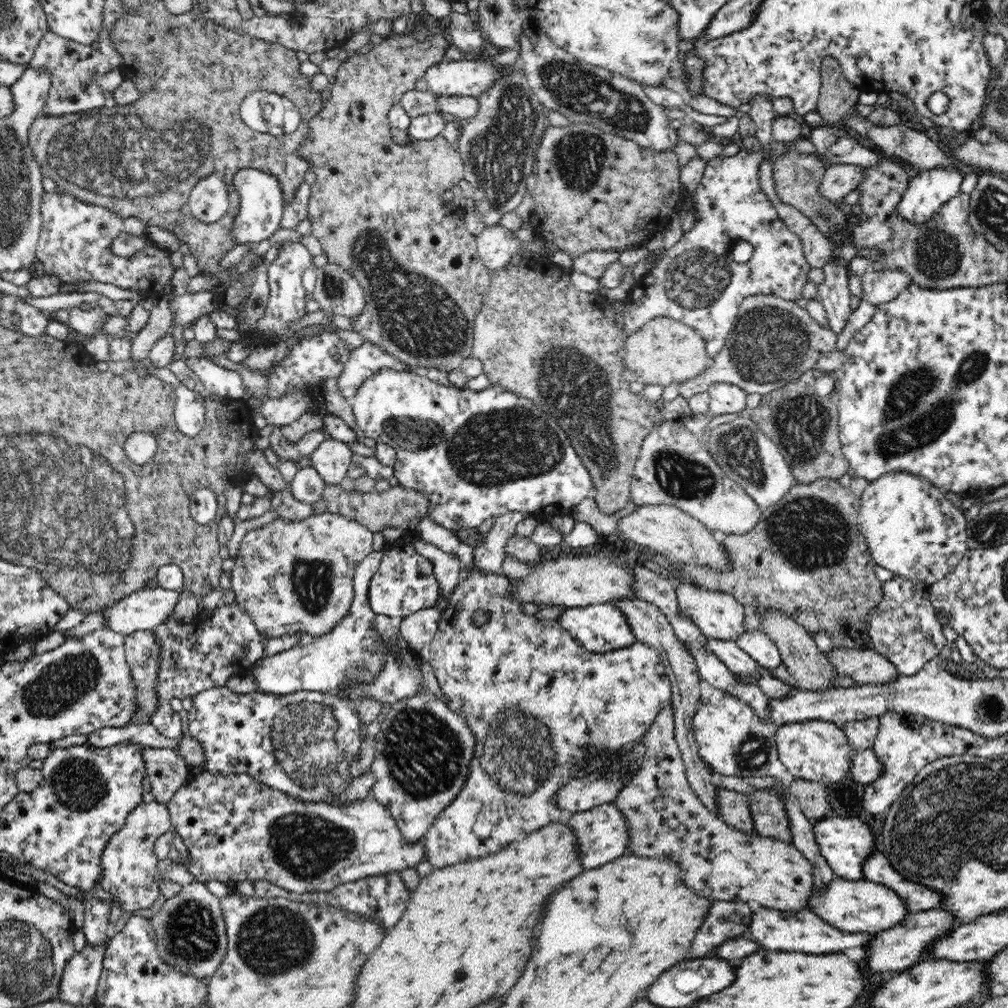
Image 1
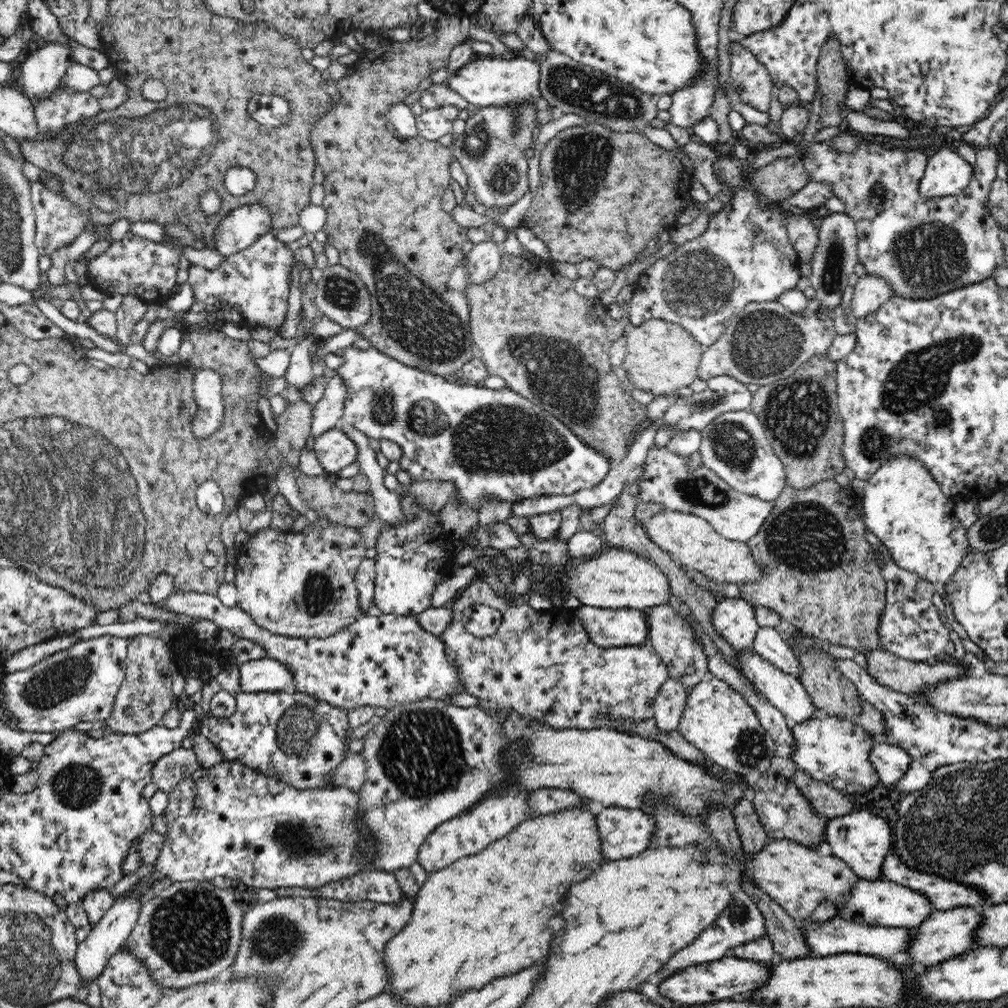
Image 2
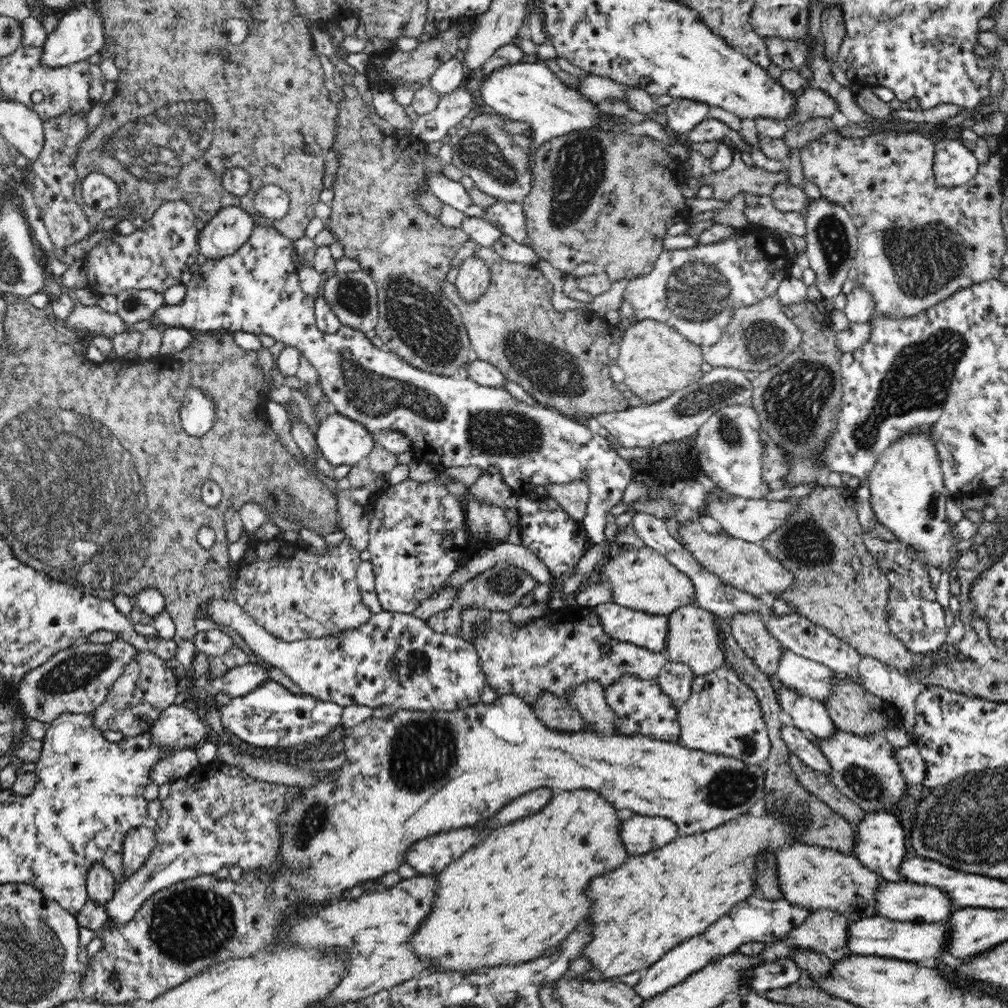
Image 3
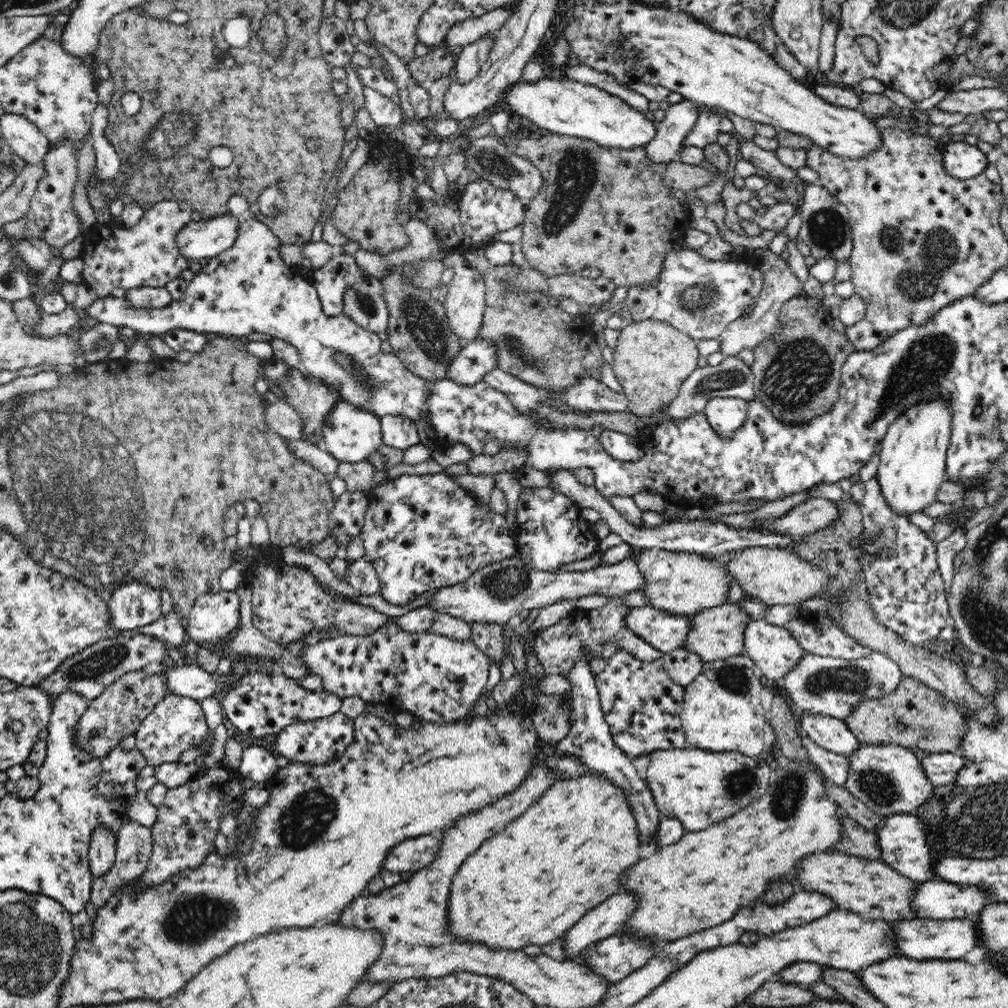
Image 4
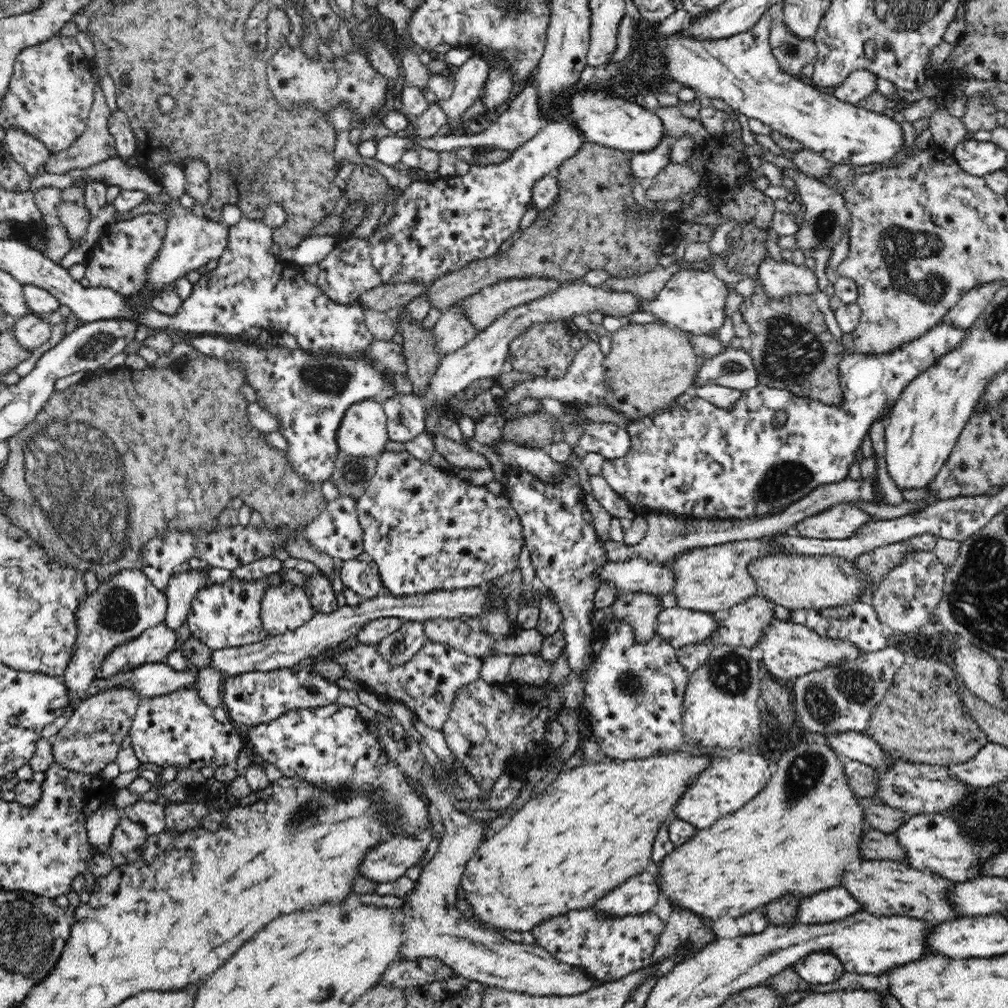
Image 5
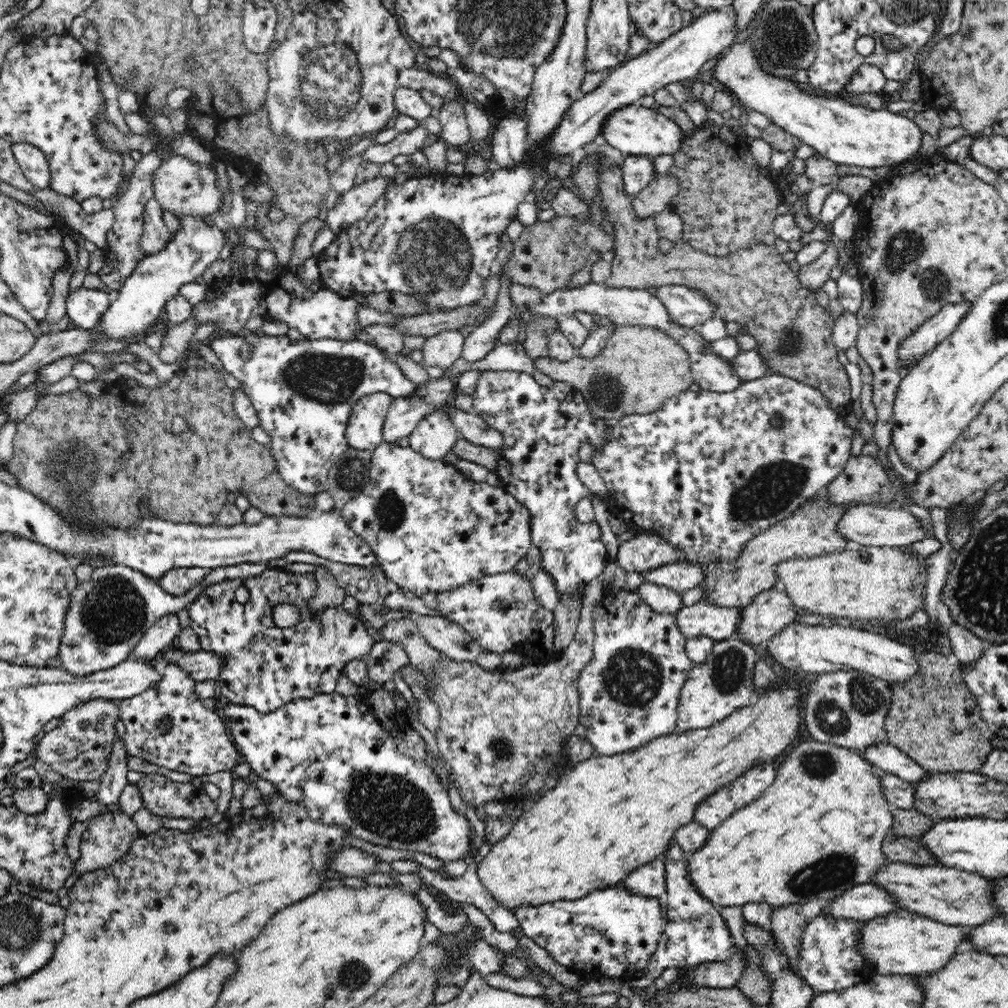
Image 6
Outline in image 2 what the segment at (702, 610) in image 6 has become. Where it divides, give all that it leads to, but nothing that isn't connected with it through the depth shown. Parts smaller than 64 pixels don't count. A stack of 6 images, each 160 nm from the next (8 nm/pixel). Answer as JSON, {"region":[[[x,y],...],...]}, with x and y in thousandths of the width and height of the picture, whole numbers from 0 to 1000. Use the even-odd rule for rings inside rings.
{"region":[[[576,600],[570,608],[585,636],[595,643],[643,639],[643,620],[635,605]]]}

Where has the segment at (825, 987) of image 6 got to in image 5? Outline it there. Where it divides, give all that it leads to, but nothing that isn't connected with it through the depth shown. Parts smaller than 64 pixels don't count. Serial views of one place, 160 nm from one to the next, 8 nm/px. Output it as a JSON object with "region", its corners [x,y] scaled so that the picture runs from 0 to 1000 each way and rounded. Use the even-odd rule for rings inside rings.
{"region":[[[810,943],[792,953],[788,958],[789,966],[794,967],[802,976],[823,976],[831,972],[837,964],[837,959],[829,947],[819,943]]]}

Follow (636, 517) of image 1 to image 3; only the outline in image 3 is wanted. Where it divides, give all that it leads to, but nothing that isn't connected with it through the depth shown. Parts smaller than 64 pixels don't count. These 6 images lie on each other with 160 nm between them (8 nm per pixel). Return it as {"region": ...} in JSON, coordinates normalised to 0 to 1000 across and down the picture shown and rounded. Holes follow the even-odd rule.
{"region":[[[693,516],[673,518],[673,538],[687,549],[697,563],[708,569],[715,577],[747,592],[755,589],[778,588],[788,576],[788,571],[774,557],[766,553],[754,539],[740,538],[716,528],[702,529]]]}

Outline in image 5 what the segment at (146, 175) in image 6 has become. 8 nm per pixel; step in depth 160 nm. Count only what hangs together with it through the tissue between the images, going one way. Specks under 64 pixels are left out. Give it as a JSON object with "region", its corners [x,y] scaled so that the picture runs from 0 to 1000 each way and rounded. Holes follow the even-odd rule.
{"region":[[[165,205],[156,211],[144,211],[124,219],[111,220],[106,224],[107,228],[102,229],[103,234],[99,234],[95,242],[89,247],[84,256],[84,272],[91,285],[103,285],[114,288],[125,295],[137,294],[146,282],[146,270],[148,264],[153,260],[156,250],[161,245],[167,217],[170,213],[170,206]]]}

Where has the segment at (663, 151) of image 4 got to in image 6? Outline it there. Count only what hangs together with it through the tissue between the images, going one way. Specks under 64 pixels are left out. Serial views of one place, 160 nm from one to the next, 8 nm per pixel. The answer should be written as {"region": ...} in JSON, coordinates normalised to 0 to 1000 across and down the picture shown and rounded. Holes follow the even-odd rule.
{"region":[[[625,154],[619,158],[619,166],[616,171],[620,189],[627,195],[632,193],[635,188],[639,188],[639,186],[653,175],[647,156],[632,154]]]}

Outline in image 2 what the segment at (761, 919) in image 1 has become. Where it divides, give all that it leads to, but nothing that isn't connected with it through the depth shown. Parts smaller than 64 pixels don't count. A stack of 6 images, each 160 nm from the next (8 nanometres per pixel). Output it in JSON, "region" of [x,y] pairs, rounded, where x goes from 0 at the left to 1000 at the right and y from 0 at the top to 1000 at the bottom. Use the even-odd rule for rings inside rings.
{"region":[[[831,909],[811,915],[811,913],[800,912],[794,914],[794,922],[800,934],[800,939],[805,946],[813,949],[820,949],[835,945],[849,945],[863,947],[866,949],[881,949],[891,944],[899,944],[903,937],[903,924],[900,921],[881,921],[876,919],[861,918],[859,916],[849,916],[849,914],[839,914]]]}

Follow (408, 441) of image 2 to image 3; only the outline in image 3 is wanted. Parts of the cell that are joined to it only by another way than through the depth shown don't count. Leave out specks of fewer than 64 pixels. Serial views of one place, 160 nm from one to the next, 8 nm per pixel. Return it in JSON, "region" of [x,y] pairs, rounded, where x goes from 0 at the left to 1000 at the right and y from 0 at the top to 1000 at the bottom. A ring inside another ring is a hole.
{"region":[[[254,223],[249,236],[246,236],[246,240],[242,242],[238,247],[236,247],[232,252],[226,253],[225,255],[220,255],[216,257],[206,257],[203,262],[197,264],[197,267],[189,272],[189,277],[186,282],[186,291],[184,297],[176,303],[165,303],[159,305],[154,312],[150,314],[151,319],[154,319],[157,325],[162,326],[162,324],[175,324],[184,325],[191,330],[202,329],[205,330],[206,327],[214,327],[214,329],[232,329],[234,327],[240,327],[242,329],[248,329],[255,332],[266,331],[270,333],[274,338],[283,339],[287,341],[288,344],[295,345],[306,357],[308,361],[313,365],[315,368],[317,377],[319,377],[318,386],[320,391],[326,395],[328,401],[331,403],[331,407],[345,416],[349,416],[351,419],[357,420],[361,423],[361,426],[365,427],[367,431],[371,431],[375,428],[393,428],[399,430],[407,436],[408,447],[411,456],[419,456],[424,460],[430,462],[433,468],[439,468],[445,464],[454,464],[461,462],[470,462],[478,465],[478,468],[484,466],[486,463],[492,463],[496,466],[496,471],[498,471],[498,476],[510,487],[512,492],[521,492],[529,484],[537,482],[543,484],[544,481],[551,480],[563,480],[564,478],[569,478],[570,476],[577,476],[581,478],[583,484],[585,485],[585,492],[583,497],[583,502],[581,504],[581,510],[578,516],[575,518],[577,525],[581,527],[583,535],[589,540],[598,539],[600,537],[600,526],[603,516],[604,506],[615,498],[615,492],[619,490],[621,482],[626,478],[627,467],[625,467],[625,461],[623,457],[615,454],[611,449],[610,445],[604,439],[602,435],[599,435],[592,431],[591,428],[583,426],[583,424],[567,417],[563,414],[536,401],[523,401],[519,398],[508,394],[504,388],[500,385],[488,385],[484,383],[475,383],[472,379],[469,379],[465,375],[458,373],[444,374],[443,372],[430,371],[425,368],[417,367],[408,361],[405,361],[401,356],[398,356],[393,350],[382,345],[374,345],[367,340],[367,337],[363,335],[359,328],[354,328],[353,326],[347,325],[345,323],[338,322],[337,327],[334,327],[331,331],[319,330],[315,323],[313,323],[313,314],[312,313],[312,304],[313,297],[311,295],[302,292],[300,287],[298,287],[298,281],[296,280],[295,264],[292,262],[292,257],[290,254],[291,242],[288,238],[282,235],[280,232],[276,231],[274,226],[263,225],[260,223]]]}

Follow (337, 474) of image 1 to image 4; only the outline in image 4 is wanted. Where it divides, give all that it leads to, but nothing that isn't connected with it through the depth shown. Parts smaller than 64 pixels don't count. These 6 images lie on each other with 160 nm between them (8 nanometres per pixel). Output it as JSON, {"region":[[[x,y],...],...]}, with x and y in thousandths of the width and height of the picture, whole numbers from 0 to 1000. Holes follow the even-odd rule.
{"region":[[[335,398],[323,411],[319,427],[321,445],[337,458],[363,457],[380,440],[377,416],[365,408],[357,407],[343,399]]]}

